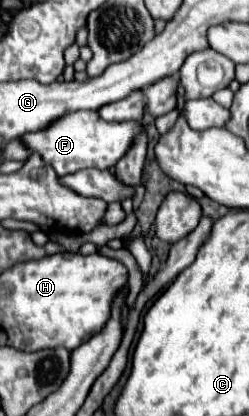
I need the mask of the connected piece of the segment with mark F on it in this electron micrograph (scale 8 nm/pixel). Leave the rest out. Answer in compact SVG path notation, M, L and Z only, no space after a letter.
M75 110L63 114L63 118L57 118L43 130L23 134L23 138L19 140L29 152L37 152L43 162L49 164L59 176L65 176L83 168L109 170L119 162L119 158L123 158L139 132L139 122L107 122L95 110Z

